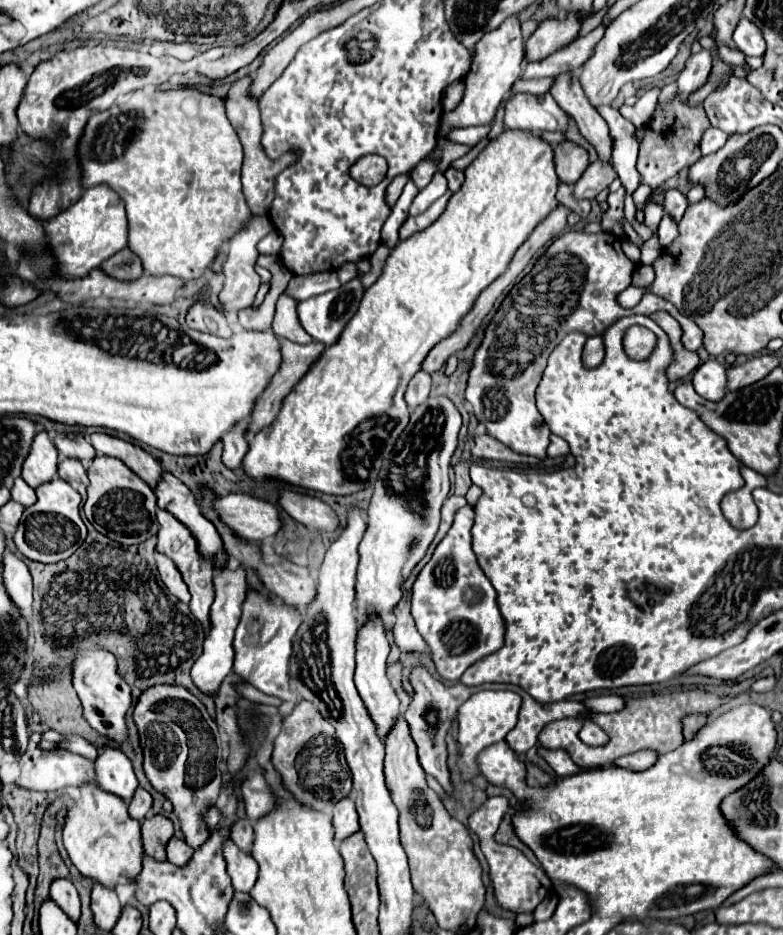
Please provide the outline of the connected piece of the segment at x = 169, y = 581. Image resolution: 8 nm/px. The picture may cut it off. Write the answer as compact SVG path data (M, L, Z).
M156 553L156 563L158 563L160 579L166 585L166 589L176 599L180 599L182 603L188 603L190 601L190 593L188 593L182 577L180 577L180 571L176 569L176 565L172 565L172 561L168 561L168 557L160 557L160 553Z

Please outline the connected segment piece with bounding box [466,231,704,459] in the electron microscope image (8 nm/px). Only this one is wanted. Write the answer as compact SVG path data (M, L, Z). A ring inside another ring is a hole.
M568 231L556 237L544 255L538 257L532 271L504 297L498 311L486 325L484 339L474 353L466 399L472 403L476 419L486 425L488 433L512 447L516 453L546 459L550 429L544 425L544 419L540 419L534 405L534 389L542 379L542 371L552 349L576 327L590 337L602 335L620 317L651 315L662 309L682 325L684 347L696 351L702 345L702 329L684 317L670 301L648 292L631 309L622 309L618 305L618 293L630 287L630 283L648 289L654 278L651 265L640 265L634 271L632 261L624 257L620 241L612 233Z

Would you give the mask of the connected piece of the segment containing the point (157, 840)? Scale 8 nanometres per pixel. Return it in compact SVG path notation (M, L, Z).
M148 815L142 821L142 843L144 851L154 859L166 859L166 843L174 835L172 819L164 815Z

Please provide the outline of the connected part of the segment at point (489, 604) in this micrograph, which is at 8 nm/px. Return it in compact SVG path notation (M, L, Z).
M466 505L456 513L454 525L412 585L412 617L430 647L438 675L446 681L458 681L476 659L498 651L504 643L504 619L496 605L496 591L472 555L472 525L474 509Z

